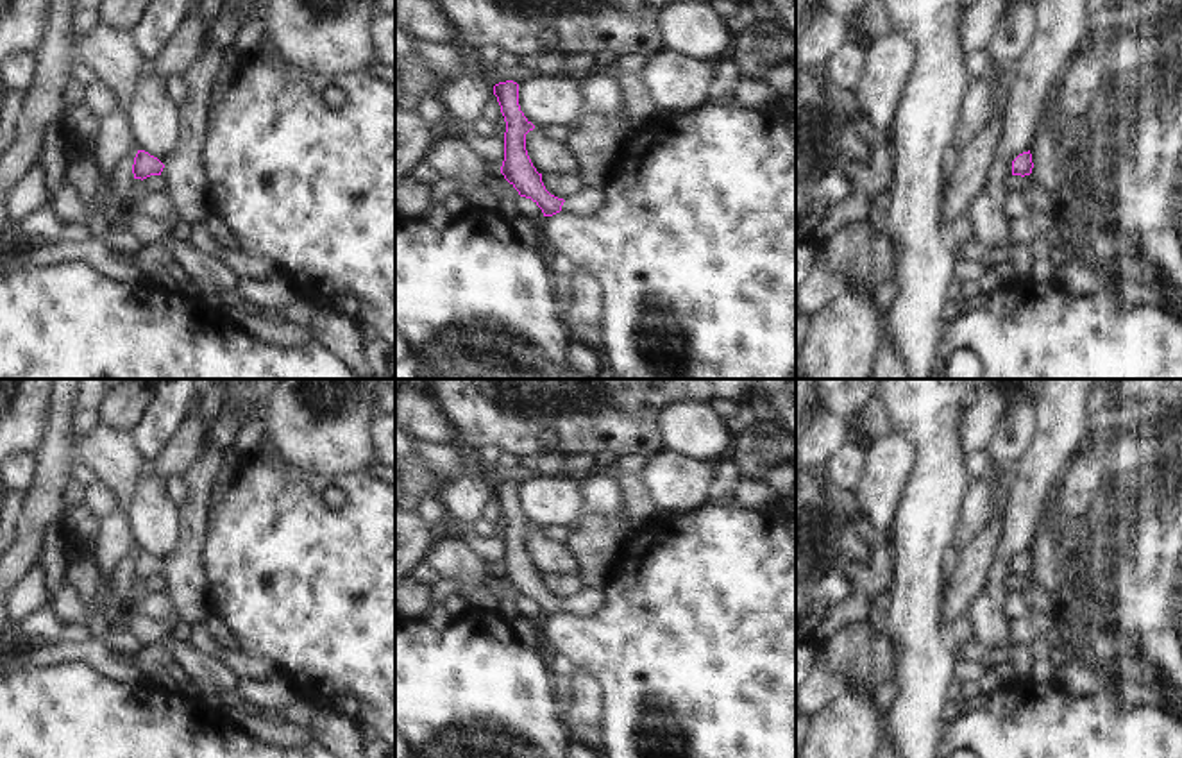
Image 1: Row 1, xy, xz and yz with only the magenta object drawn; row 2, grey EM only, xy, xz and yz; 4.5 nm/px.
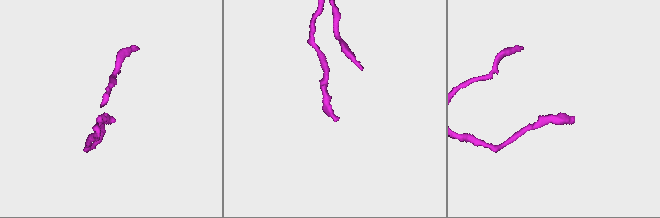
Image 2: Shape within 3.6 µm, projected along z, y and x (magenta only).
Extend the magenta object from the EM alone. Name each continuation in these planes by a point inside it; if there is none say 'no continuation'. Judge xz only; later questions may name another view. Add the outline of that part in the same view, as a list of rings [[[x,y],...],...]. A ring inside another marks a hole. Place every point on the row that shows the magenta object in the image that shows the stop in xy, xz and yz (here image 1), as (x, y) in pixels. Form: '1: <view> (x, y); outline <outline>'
1: xz (589, 201); outline [[[583,186],[579,193],[565,198],[561,211],[574,213],[578,216],[590,216],[595,211],[599,211],[599,207],[603,206],[603,200],[604,197],[601,191]]]

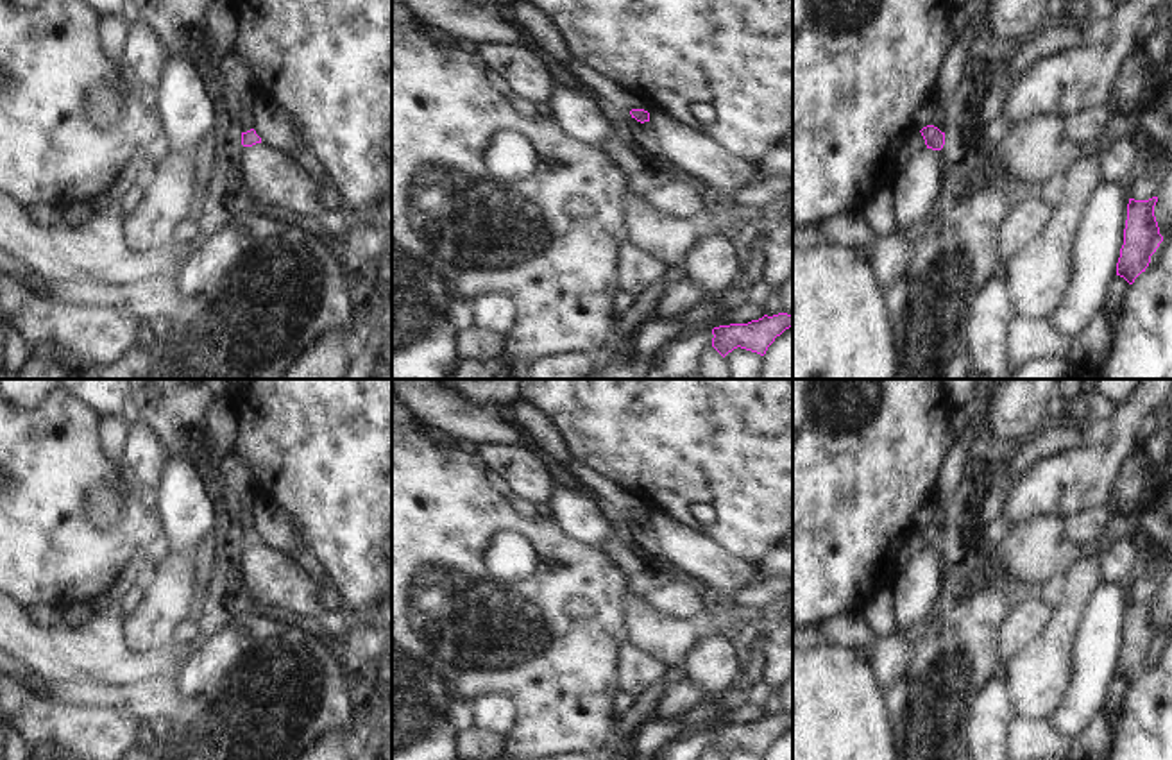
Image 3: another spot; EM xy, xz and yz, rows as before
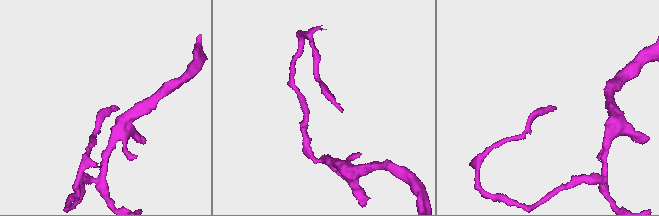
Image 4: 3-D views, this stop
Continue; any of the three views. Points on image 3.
no continuation

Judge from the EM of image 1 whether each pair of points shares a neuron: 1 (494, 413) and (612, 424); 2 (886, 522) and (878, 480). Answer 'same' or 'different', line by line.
1: same
2: same

